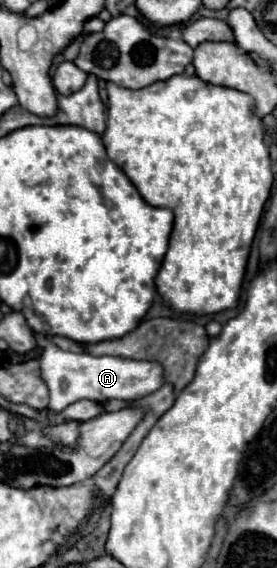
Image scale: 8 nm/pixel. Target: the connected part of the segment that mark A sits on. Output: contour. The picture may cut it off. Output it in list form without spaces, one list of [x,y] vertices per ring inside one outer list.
[[[35,333],[35,339],[37,339],[37,349],[41,351],[37,357],[41,379],[45,381],[51,397],[47,411],[51,413],[59,413],[61,409],[65,409],[67,405],[79,399],[91,399],[99,403],[105,403],[109,399],[139,399],[157,391],[163,385],[163,367],[159,363],[133,361],[133,359],[111,357],[111,355],[93,357],[87,353],[63,351],[41,333]]]

